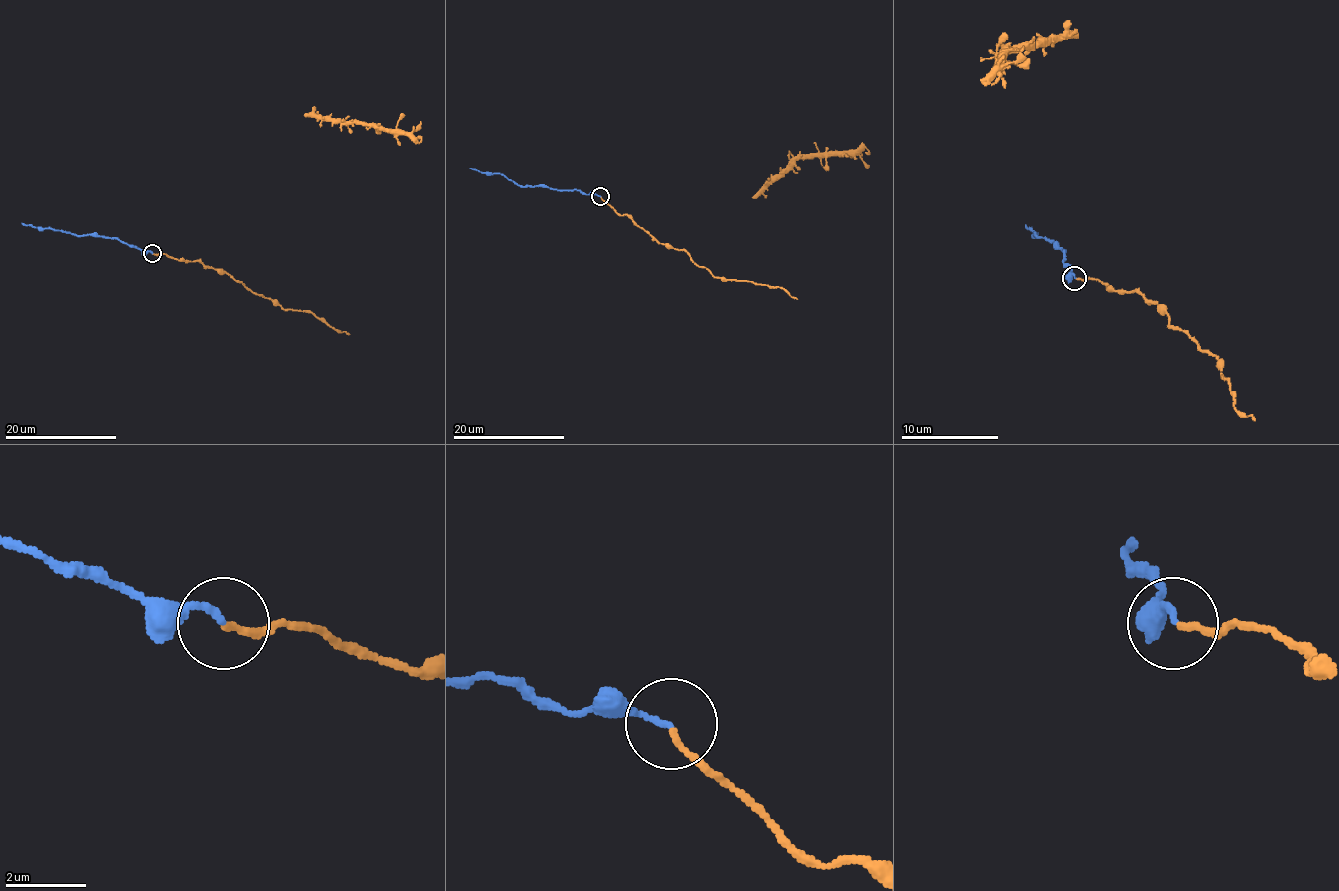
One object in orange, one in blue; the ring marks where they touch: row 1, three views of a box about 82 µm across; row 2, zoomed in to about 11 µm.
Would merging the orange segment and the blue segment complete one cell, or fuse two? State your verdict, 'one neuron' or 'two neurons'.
one neuron

